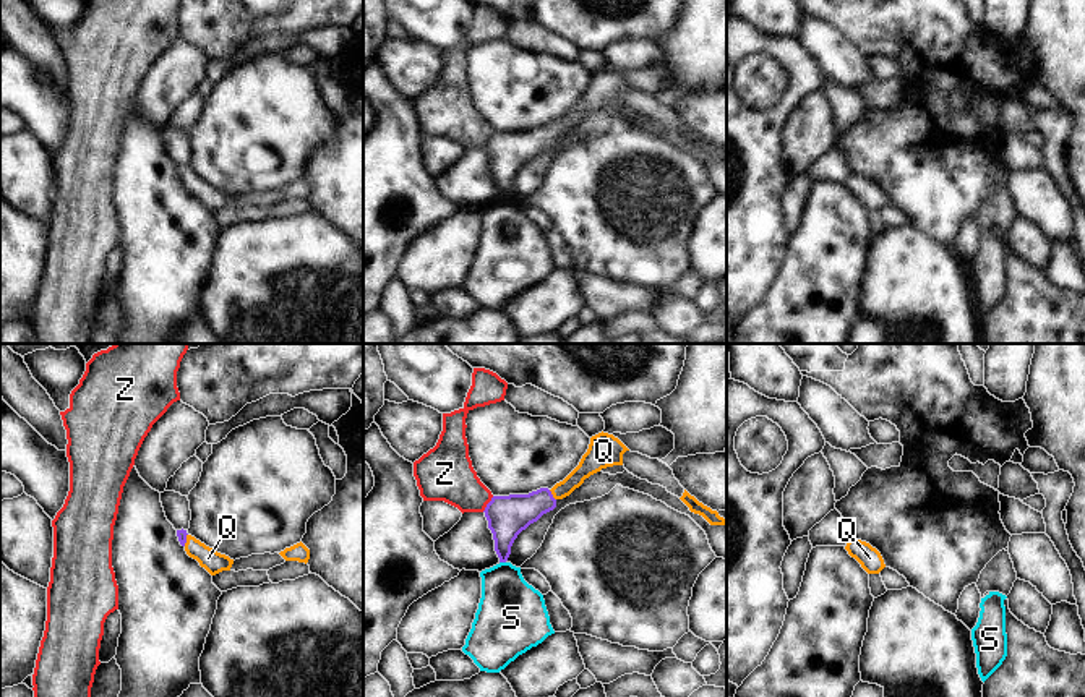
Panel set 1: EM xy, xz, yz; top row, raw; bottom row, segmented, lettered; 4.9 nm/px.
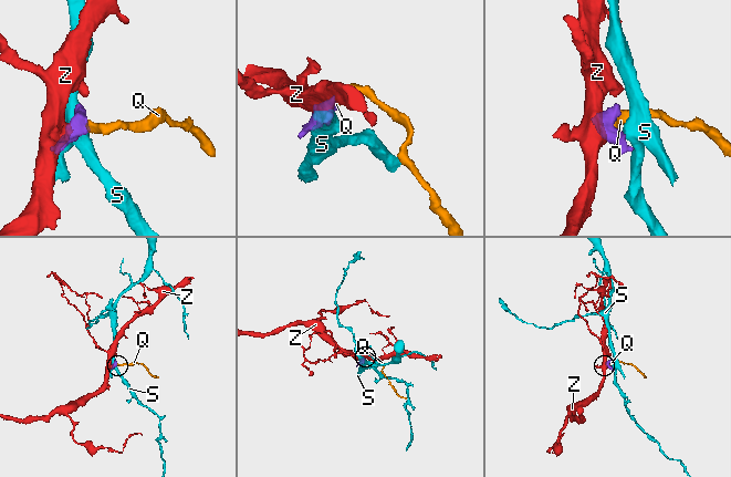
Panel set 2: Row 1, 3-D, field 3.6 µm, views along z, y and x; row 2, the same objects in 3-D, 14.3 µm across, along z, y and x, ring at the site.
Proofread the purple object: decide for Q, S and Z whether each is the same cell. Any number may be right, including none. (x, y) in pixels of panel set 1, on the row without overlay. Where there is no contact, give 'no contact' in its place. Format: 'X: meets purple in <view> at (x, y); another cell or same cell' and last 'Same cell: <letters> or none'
Q: meets purple in xz at (552, 132); same cell
S: meets purple in xz at (503, 198); another cell
Z: meets purple in xz at (487, 141); another cell
Same cell: Q

